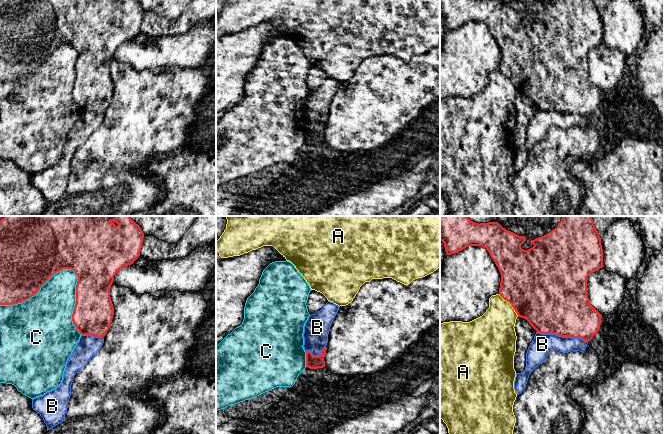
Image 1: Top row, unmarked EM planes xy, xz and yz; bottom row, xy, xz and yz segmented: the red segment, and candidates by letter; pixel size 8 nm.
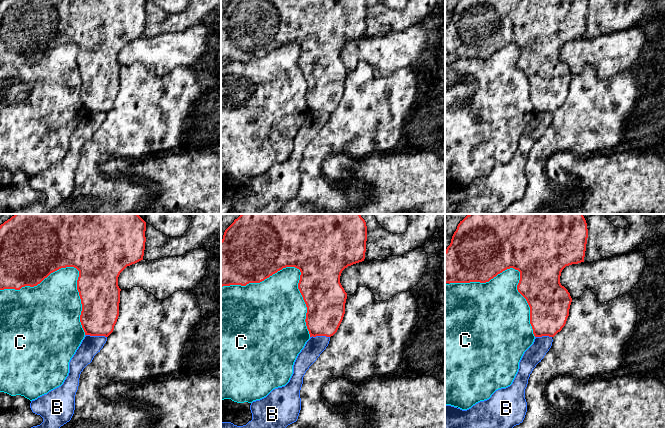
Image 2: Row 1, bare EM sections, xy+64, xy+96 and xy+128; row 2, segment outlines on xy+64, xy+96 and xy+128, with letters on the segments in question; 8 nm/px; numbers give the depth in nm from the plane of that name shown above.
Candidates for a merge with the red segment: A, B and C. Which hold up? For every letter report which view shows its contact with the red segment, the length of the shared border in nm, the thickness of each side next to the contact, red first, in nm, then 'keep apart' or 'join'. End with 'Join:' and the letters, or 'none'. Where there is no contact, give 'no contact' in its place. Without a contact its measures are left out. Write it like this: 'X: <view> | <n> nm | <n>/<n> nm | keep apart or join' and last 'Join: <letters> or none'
A: yz | 240 nm | 500/300 nm | keep apart
B: yz | 420 nm | 480/170 nm | keep apart
C: xy | 700 nm | 440/300 nm | keep apart
Join: none

